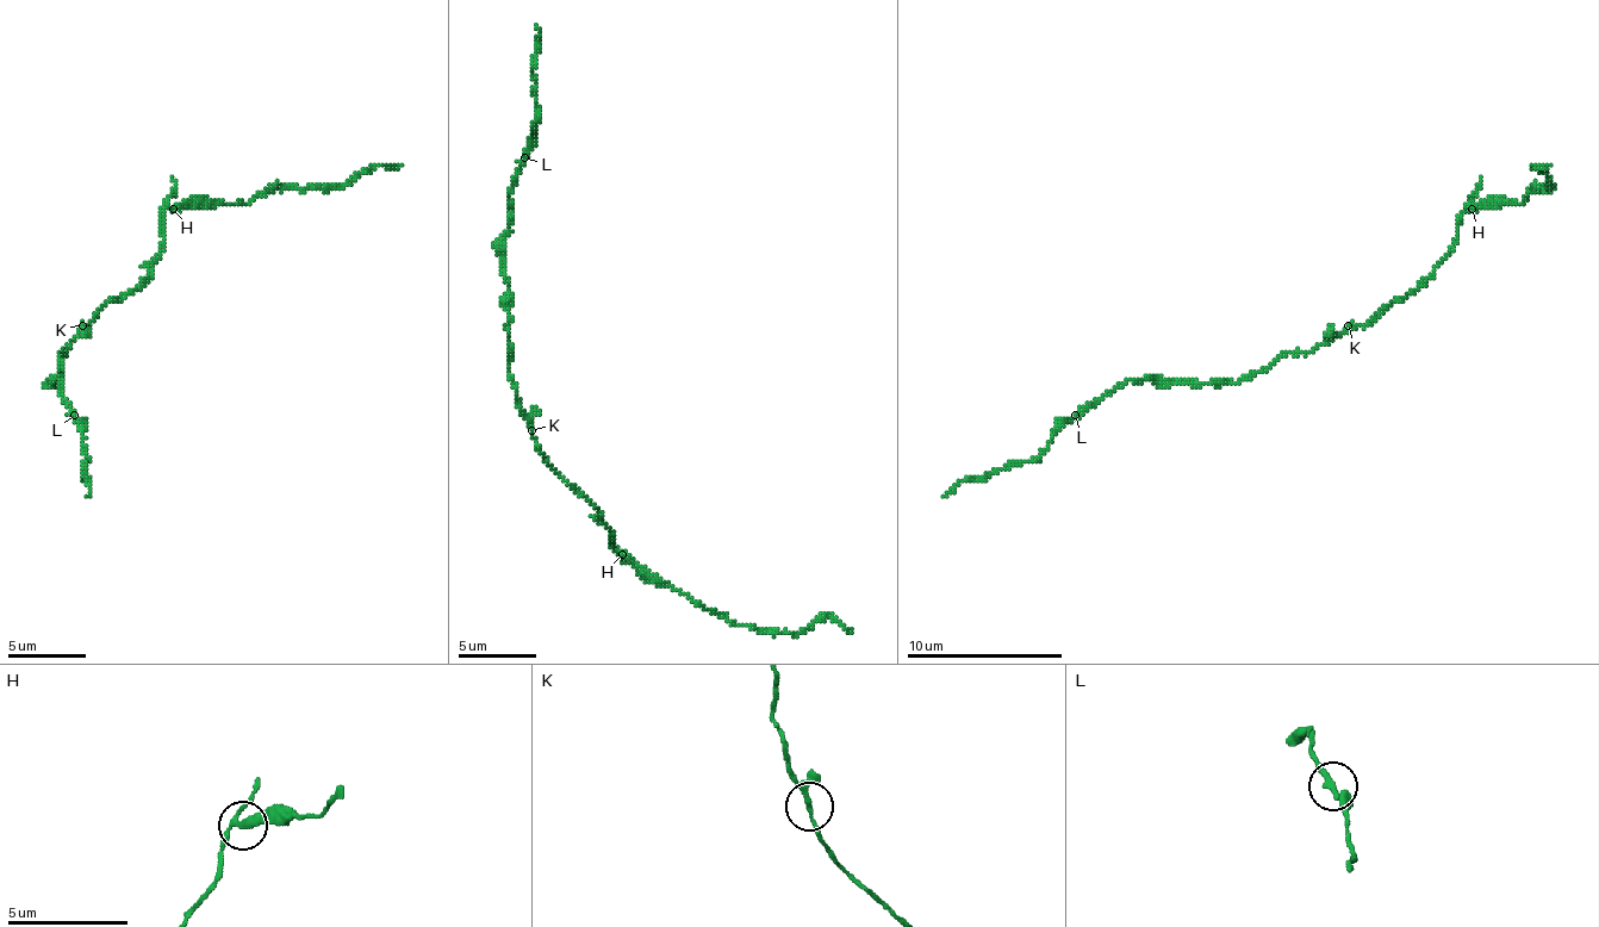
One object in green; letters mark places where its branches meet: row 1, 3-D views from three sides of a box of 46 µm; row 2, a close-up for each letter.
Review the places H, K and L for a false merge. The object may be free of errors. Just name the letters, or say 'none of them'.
H

